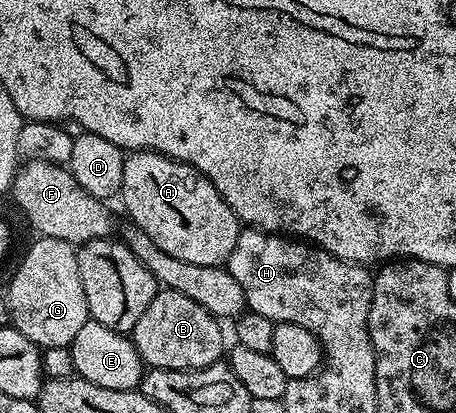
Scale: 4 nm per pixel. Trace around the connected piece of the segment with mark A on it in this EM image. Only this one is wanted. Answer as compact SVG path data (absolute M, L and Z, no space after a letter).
M133 151L124 161L119 198L124 199L124 207L128 210L127 218L136 223L163 252L172 257L190 261L195 265L223 267L227 264L230 253L234 253L234 245L240 236L242 224L230 209L230 205L222 201L212 182L189 163L179 163L176 159L160 155L156 151Z

